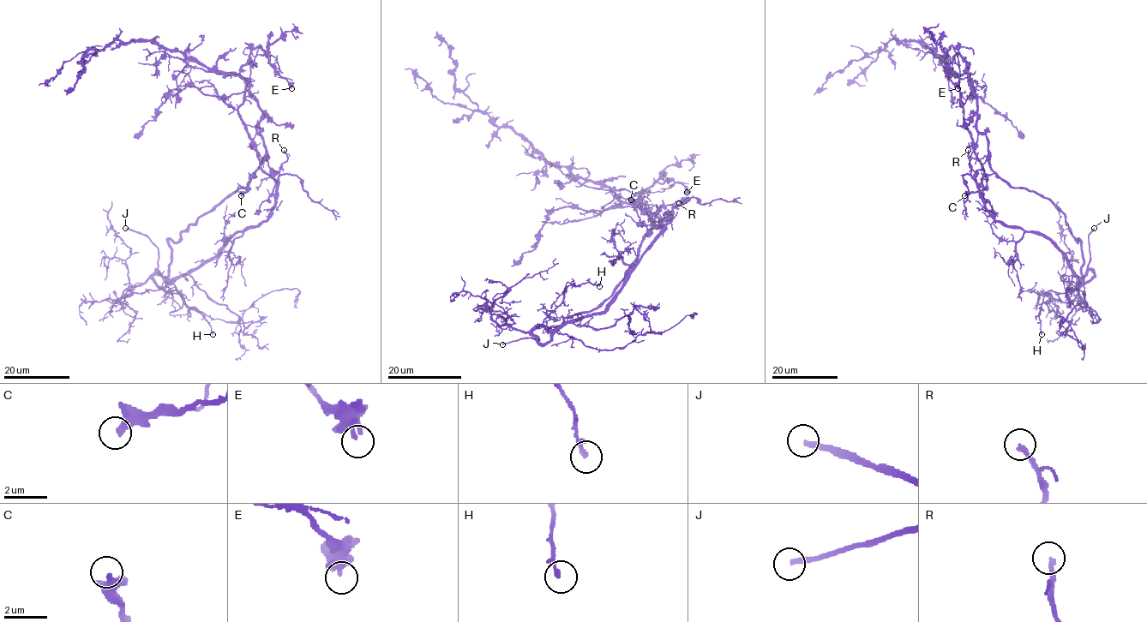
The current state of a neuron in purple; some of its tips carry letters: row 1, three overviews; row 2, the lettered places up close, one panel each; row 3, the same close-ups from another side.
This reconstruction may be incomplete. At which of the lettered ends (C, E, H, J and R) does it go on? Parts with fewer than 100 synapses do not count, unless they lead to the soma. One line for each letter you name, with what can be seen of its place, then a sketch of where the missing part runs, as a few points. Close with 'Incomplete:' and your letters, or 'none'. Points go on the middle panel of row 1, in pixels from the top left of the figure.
J: (502, 344)
Incomplete: J

